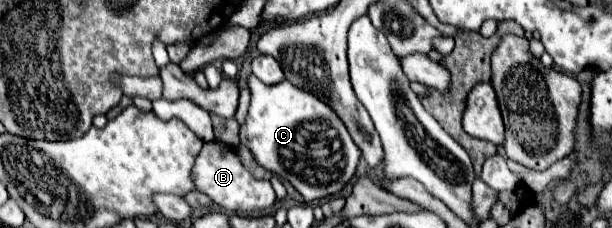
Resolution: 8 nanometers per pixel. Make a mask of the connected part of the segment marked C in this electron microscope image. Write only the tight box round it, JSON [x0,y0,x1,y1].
[240,75,360,203]

